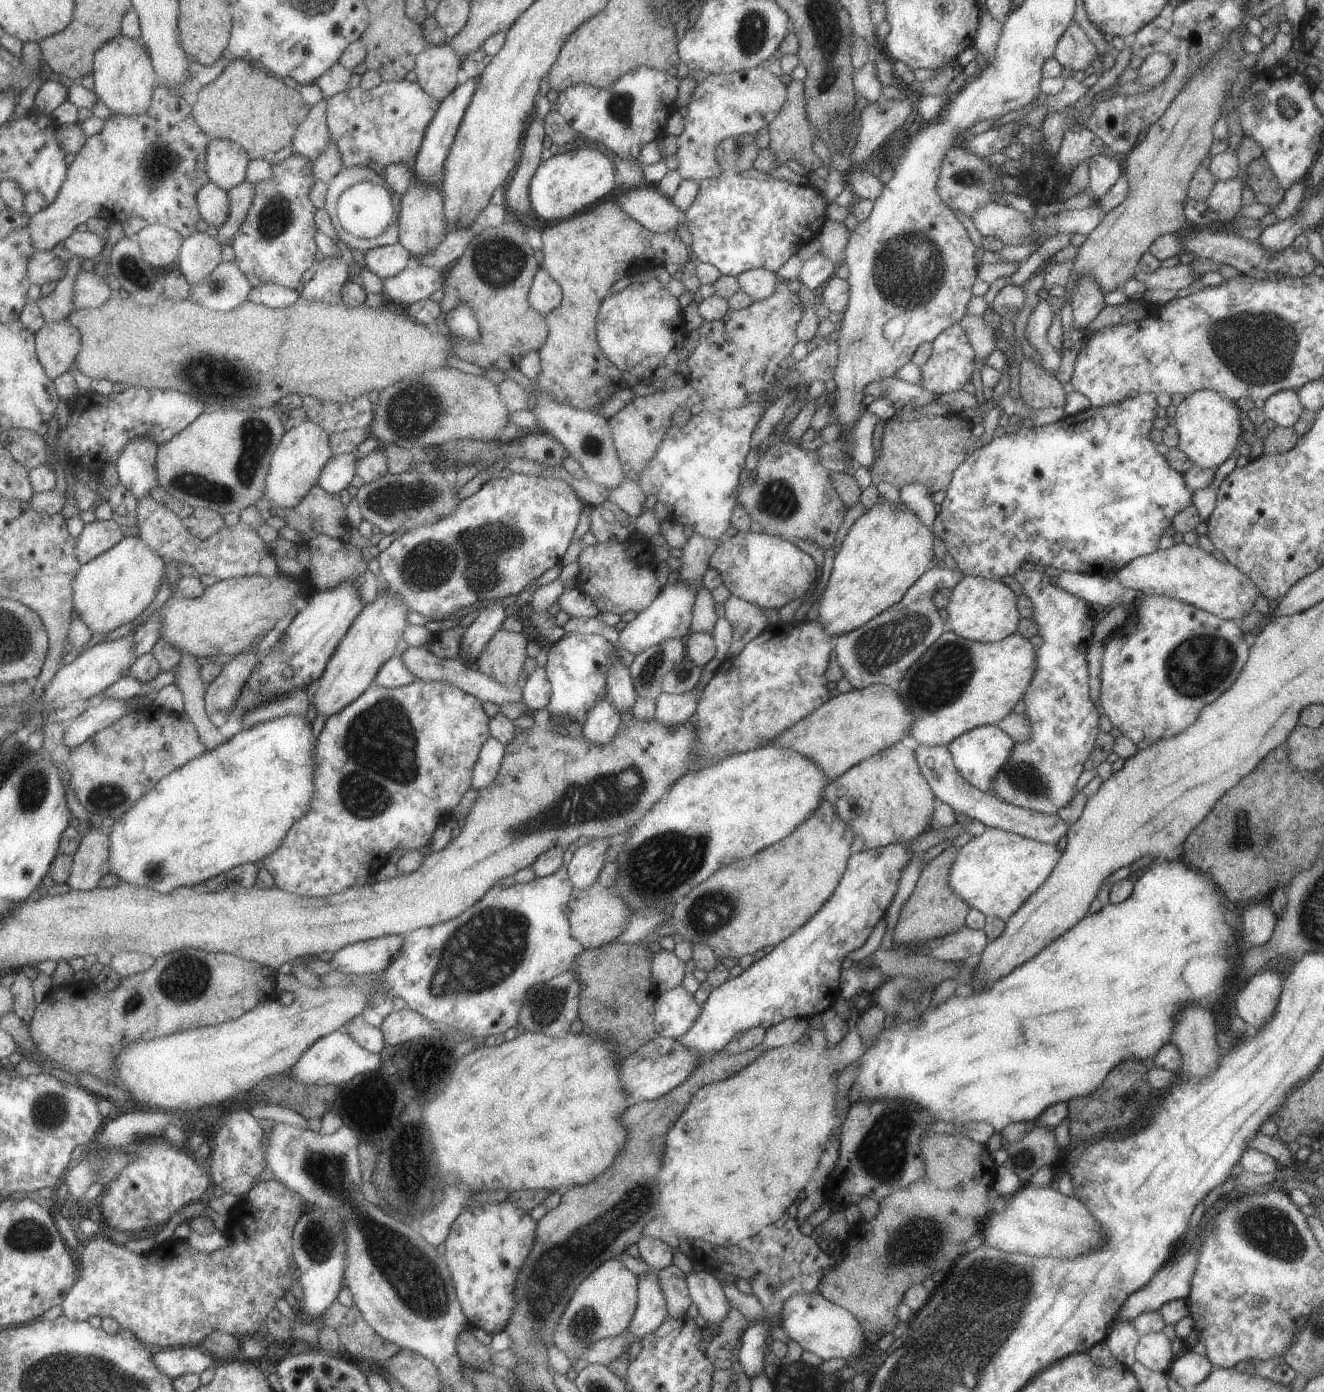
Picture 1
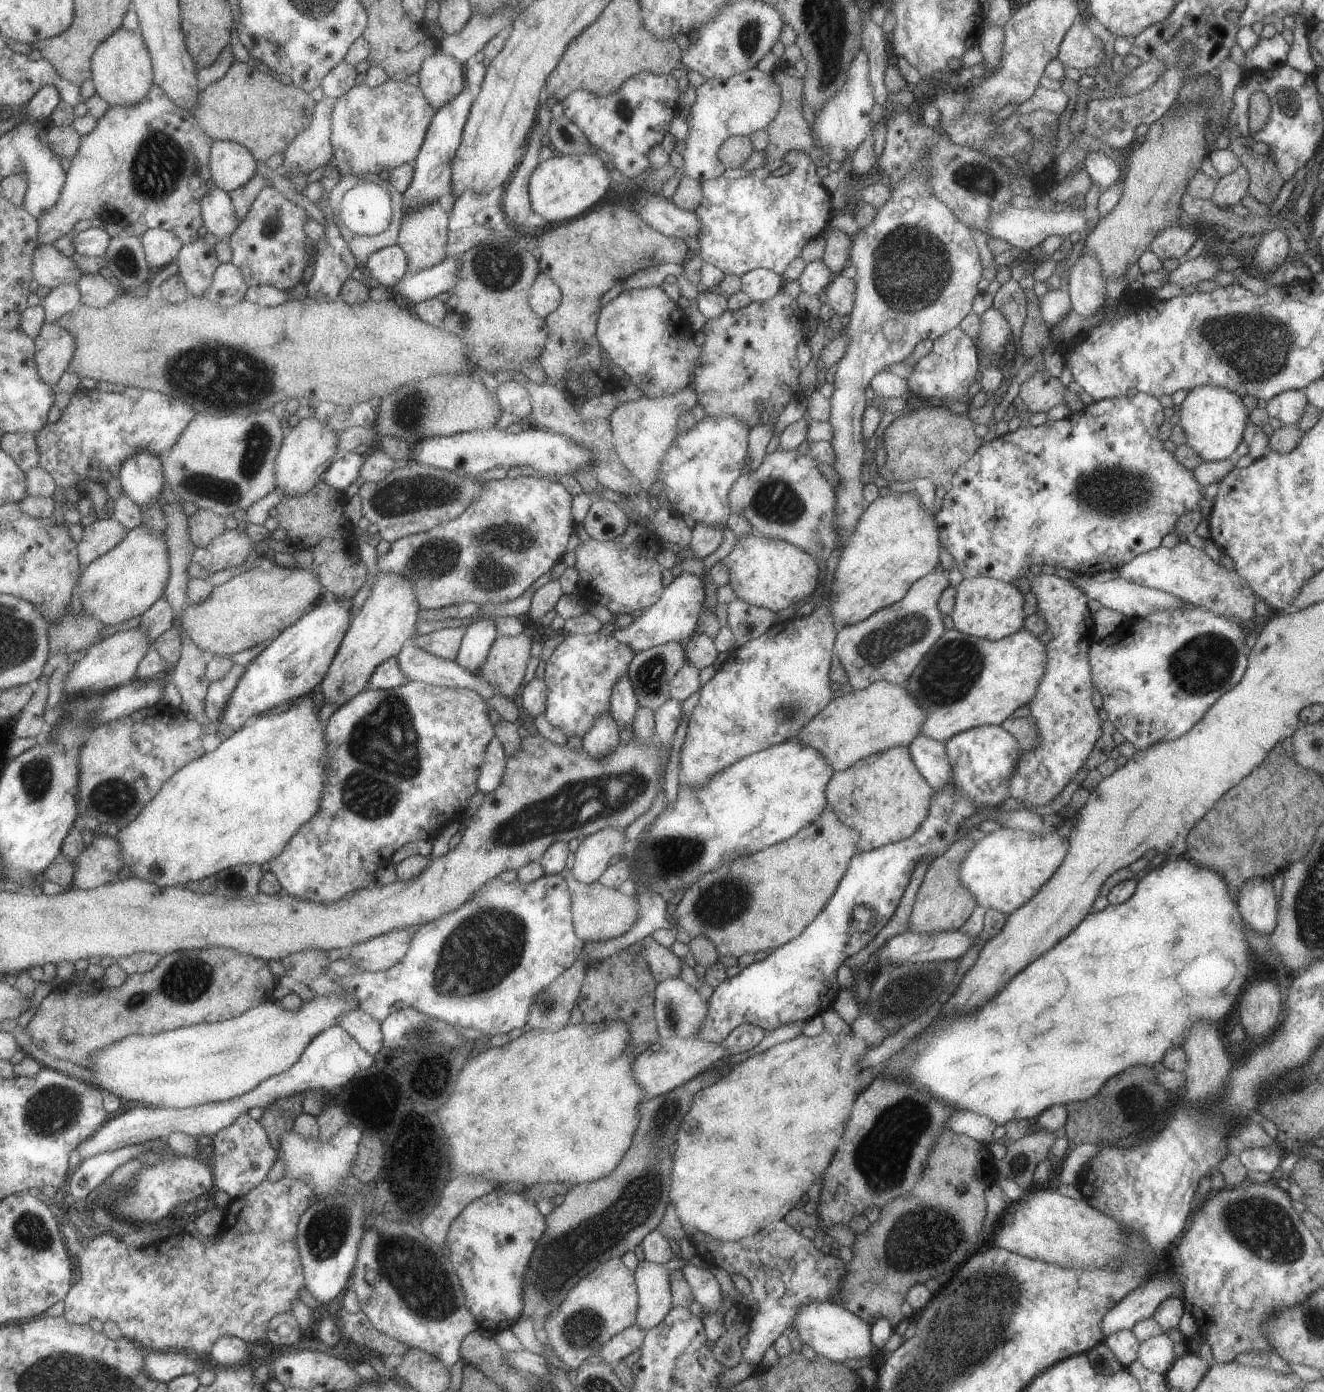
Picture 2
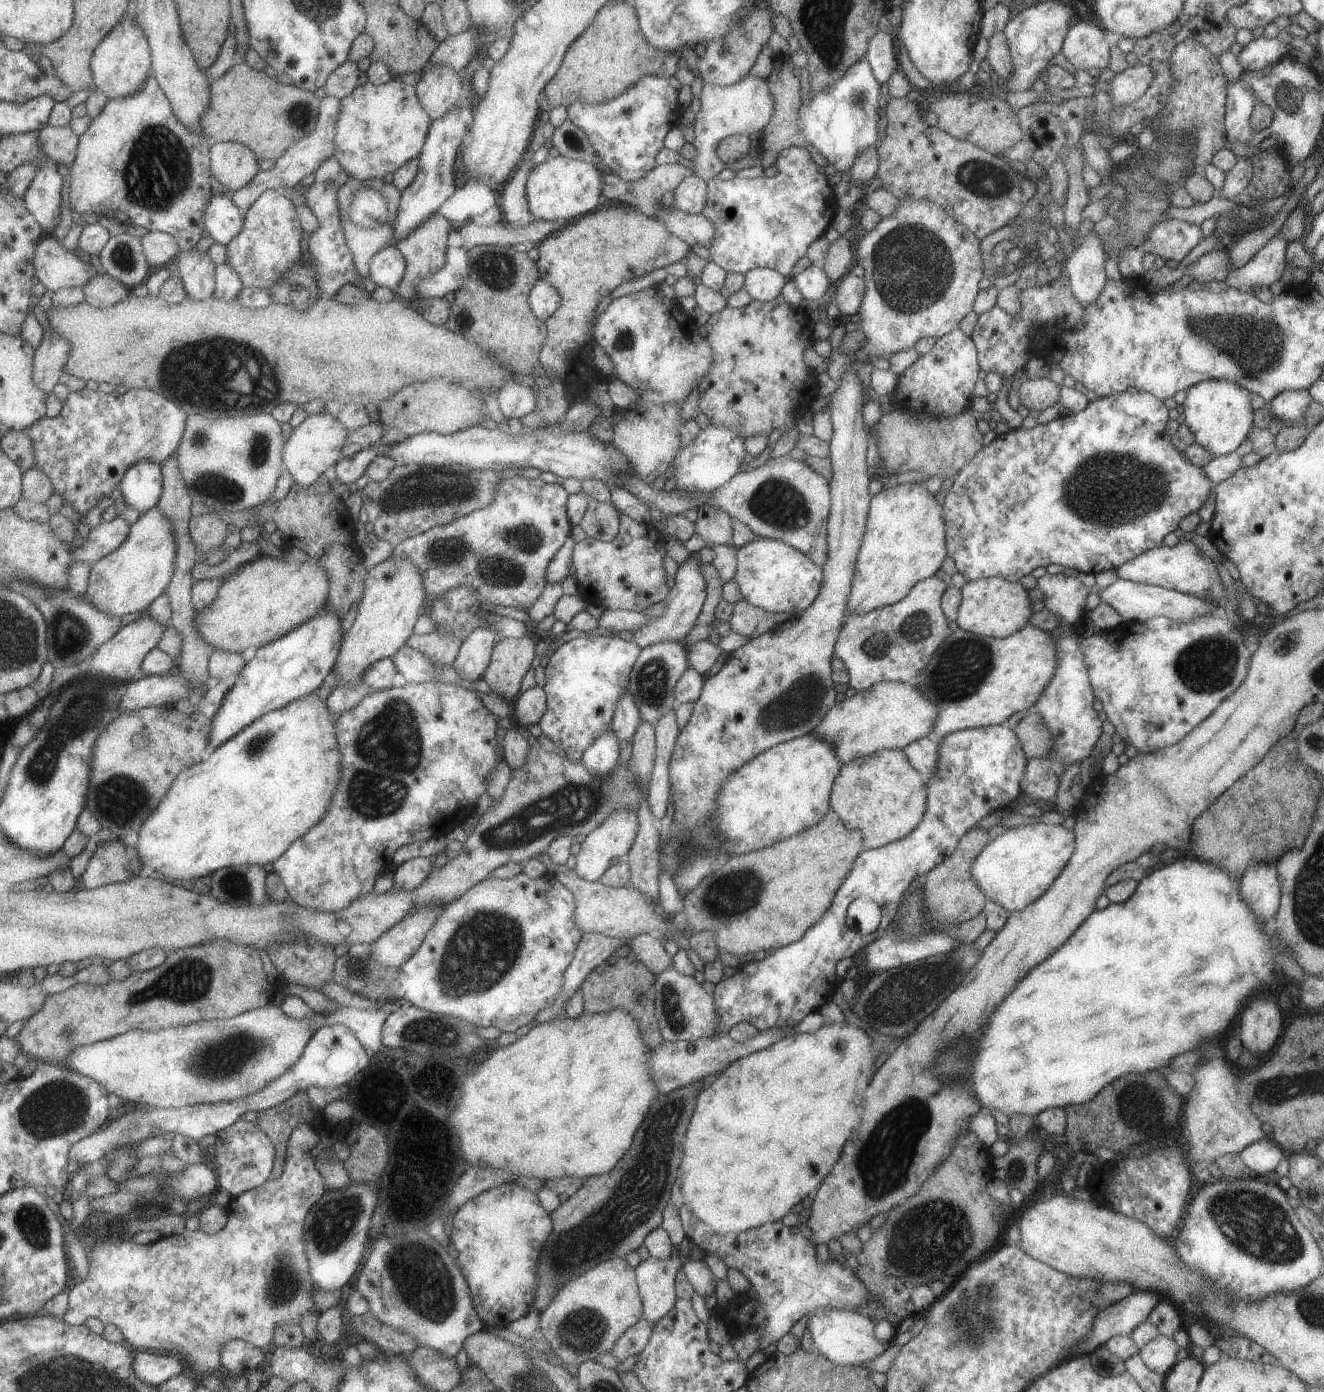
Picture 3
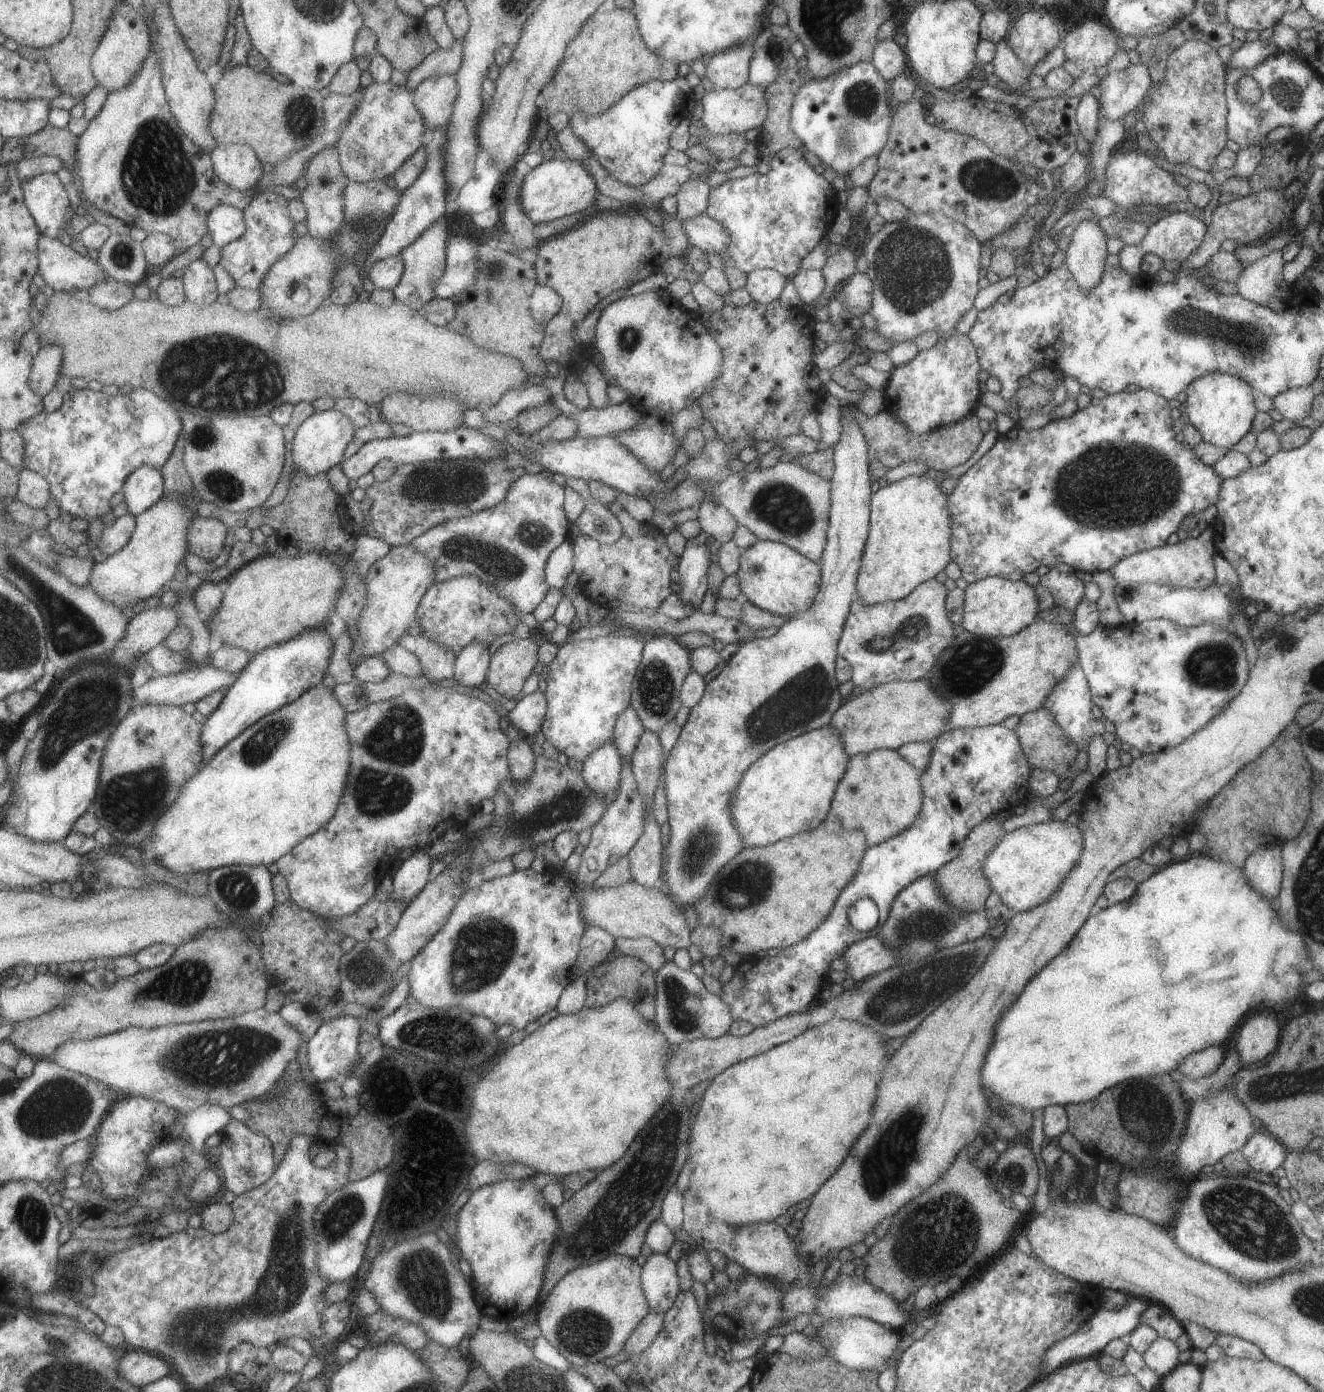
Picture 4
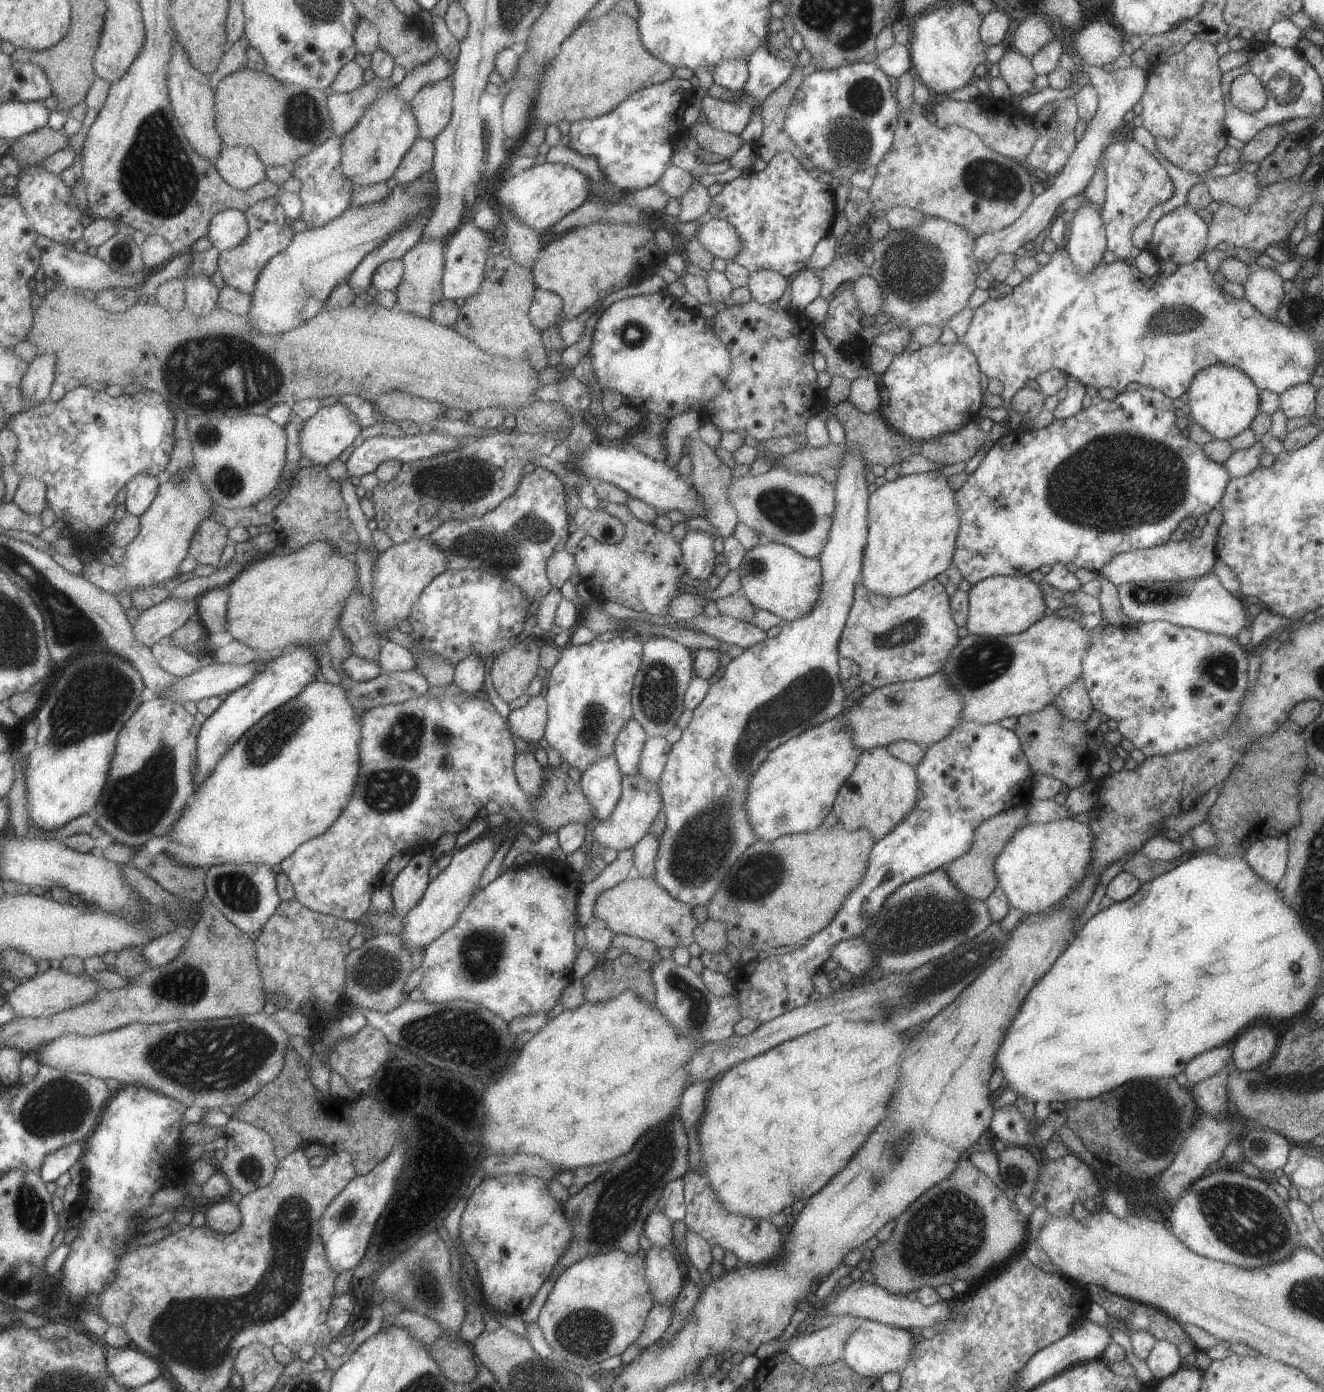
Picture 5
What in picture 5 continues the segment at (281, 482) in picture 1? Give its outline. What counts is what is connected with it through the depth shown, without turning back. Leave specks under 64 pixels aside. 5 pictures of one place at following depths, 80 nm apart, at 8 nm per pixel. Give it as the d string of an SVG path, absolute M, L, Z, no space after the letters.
M339 401L328 407L319 406L315 414L308 420L302 420L299 431L299 448L303 457L311 460L313 465L324 466L337 458L338 454L360 435L362 426L358 423L357 417L346 409Z

